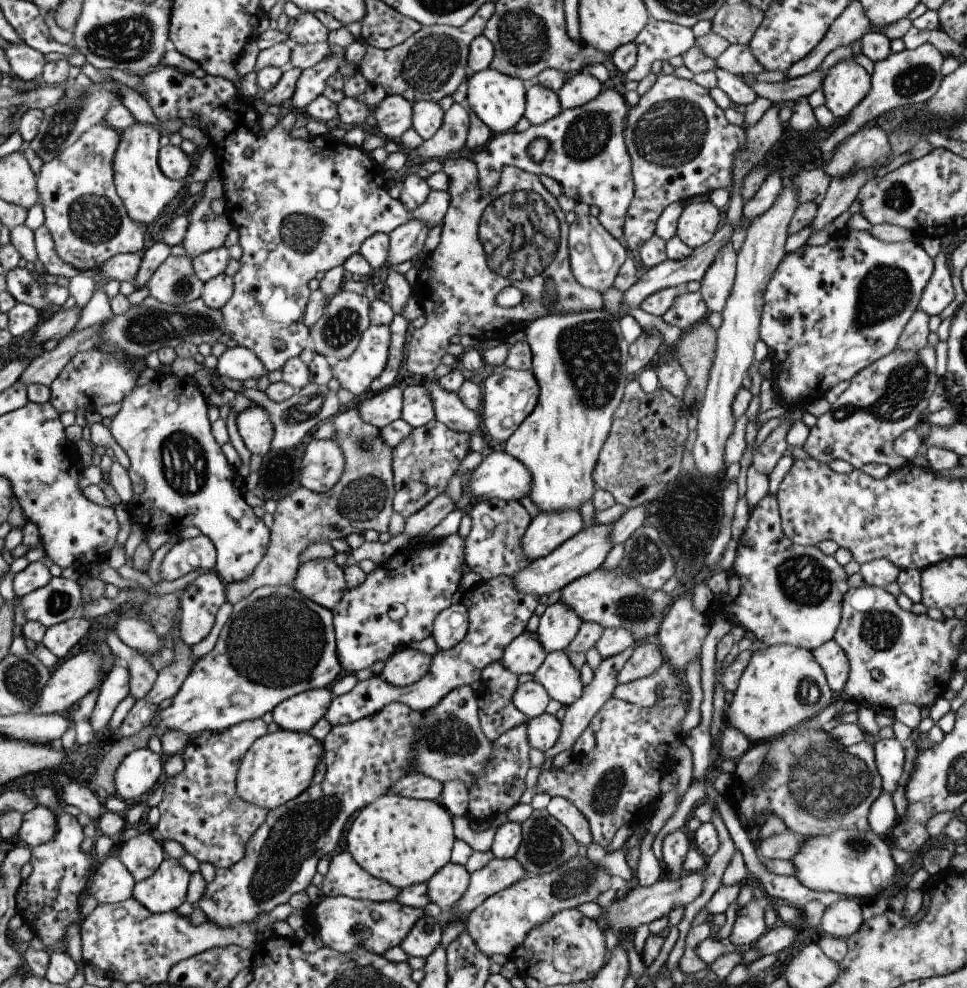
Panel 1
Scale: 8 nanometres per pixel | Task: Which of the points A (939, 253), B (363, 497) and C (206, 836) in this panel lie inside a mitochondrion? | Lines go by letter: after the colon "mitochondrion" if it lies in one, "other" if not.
A: other
B: mitochondrion
C: other

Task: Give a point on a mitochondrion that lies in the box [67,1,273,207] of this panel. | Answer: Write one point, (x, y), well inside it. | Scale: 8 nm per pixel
(131, 39)

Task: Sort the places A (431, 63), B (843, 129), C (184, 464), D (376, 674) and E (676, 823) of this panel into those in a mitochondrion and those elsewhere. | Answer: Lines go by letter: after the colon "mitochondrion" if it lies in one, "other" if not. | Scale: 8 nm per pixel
A: mitochondrion
B: other
C: mitochondrion
D: other
E: other

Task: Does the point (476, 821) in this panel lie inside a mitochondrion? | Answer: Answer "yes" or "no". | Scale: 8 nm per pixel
no

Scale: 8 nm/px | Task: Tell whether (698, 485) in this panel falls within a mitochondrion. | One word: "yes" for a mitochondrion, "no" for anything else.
no

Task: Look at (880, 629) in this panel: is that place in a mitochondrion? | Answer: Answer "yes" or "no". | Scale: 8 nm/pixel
yes

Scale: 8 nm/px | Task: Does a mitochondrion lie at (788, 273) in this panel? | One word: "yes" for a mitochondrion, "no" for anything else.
no

